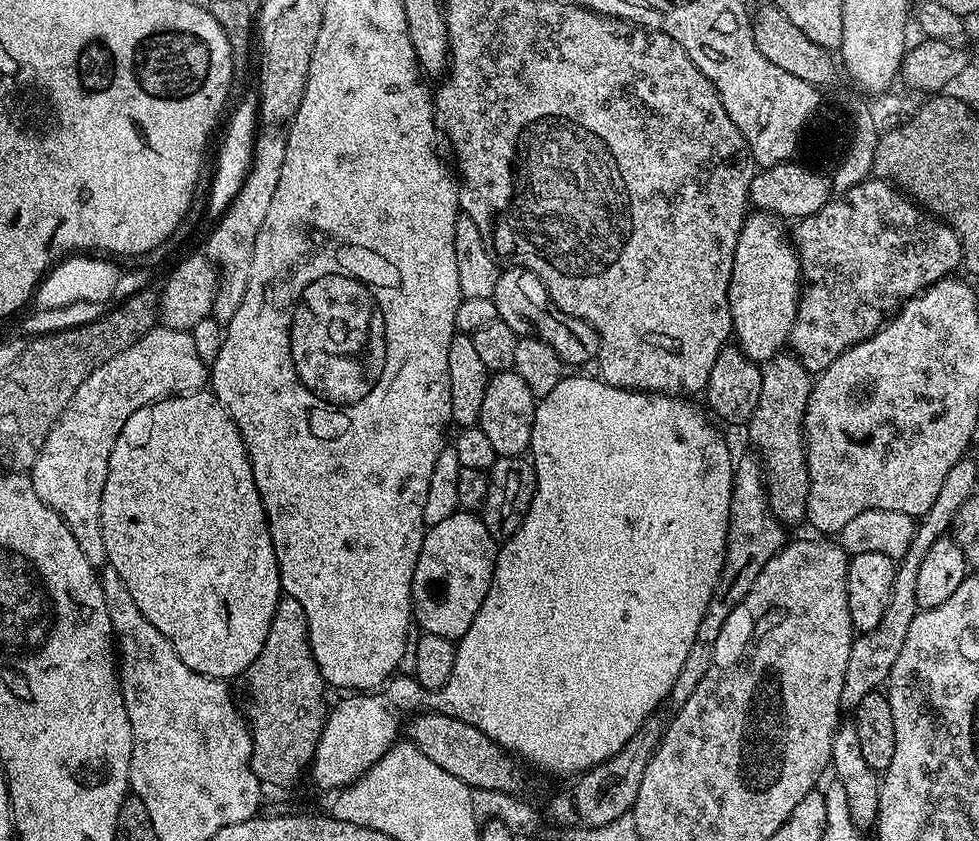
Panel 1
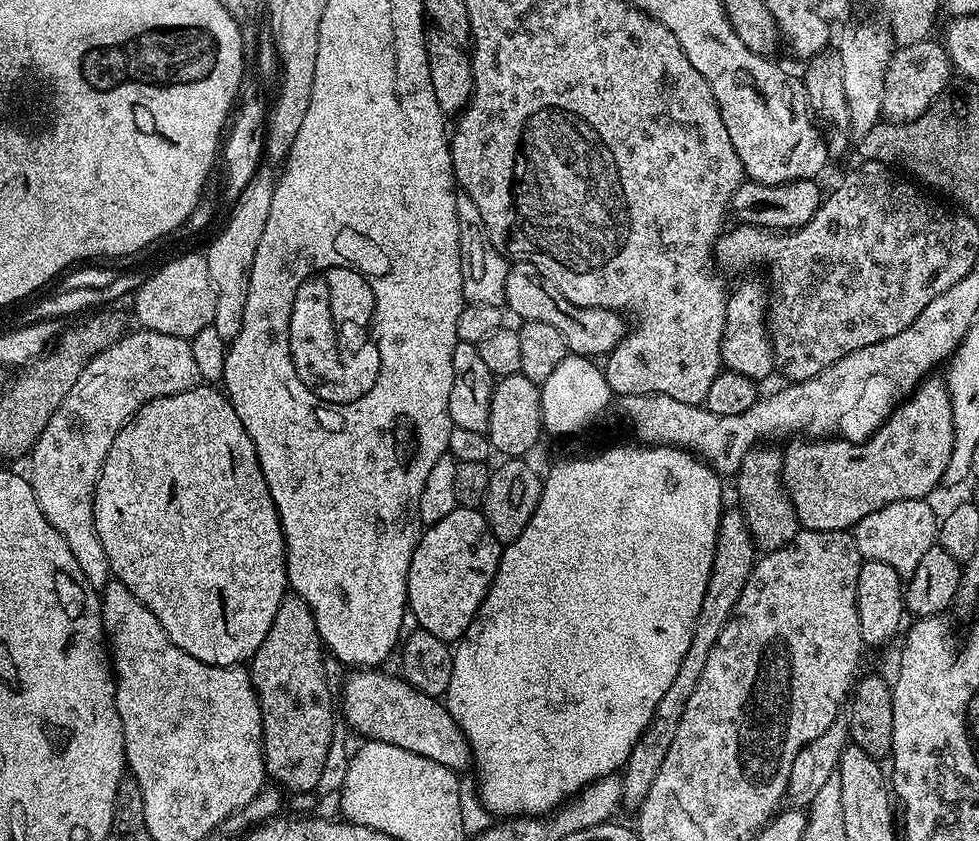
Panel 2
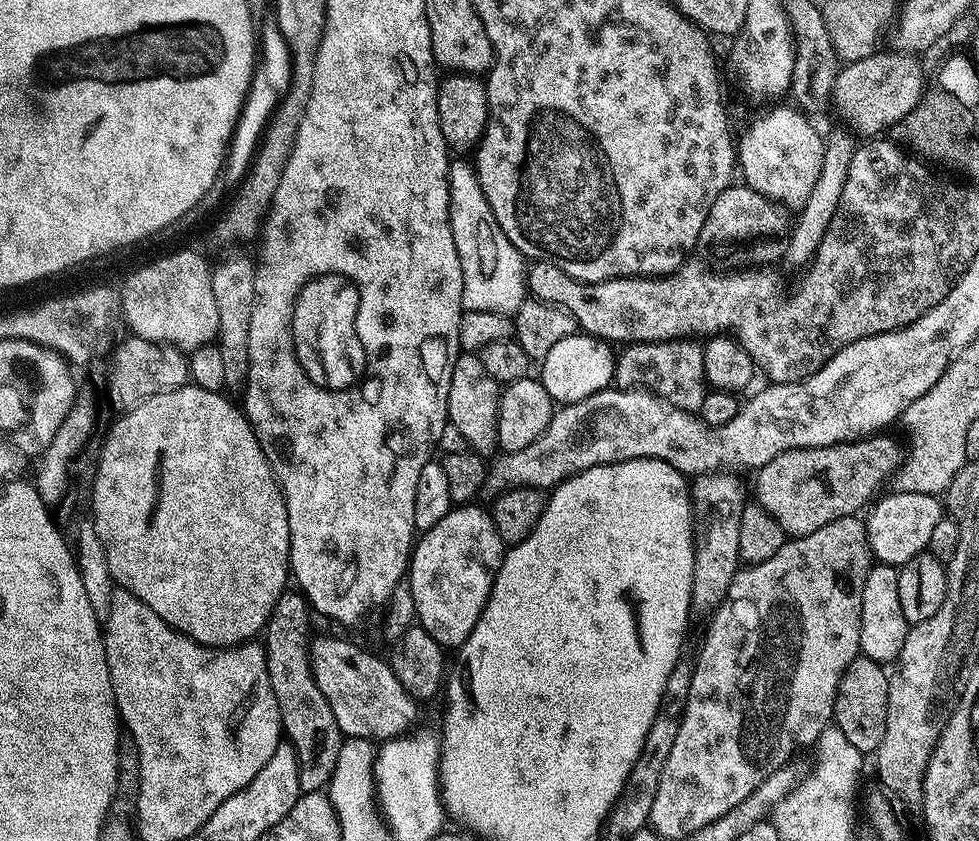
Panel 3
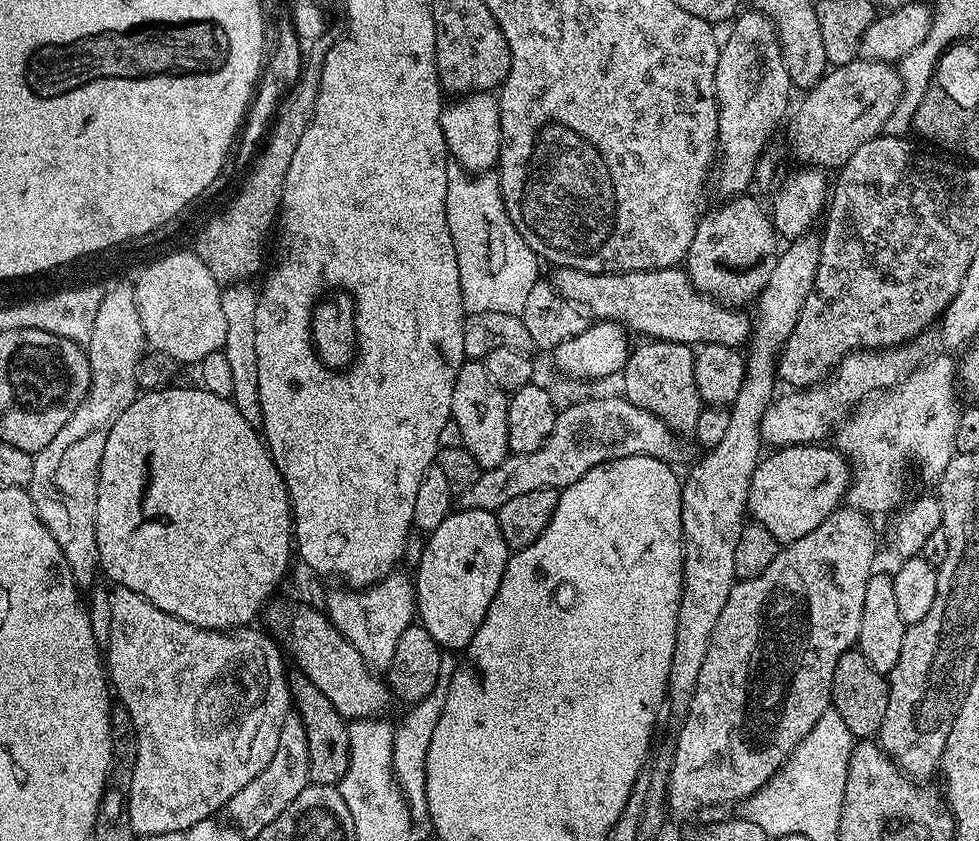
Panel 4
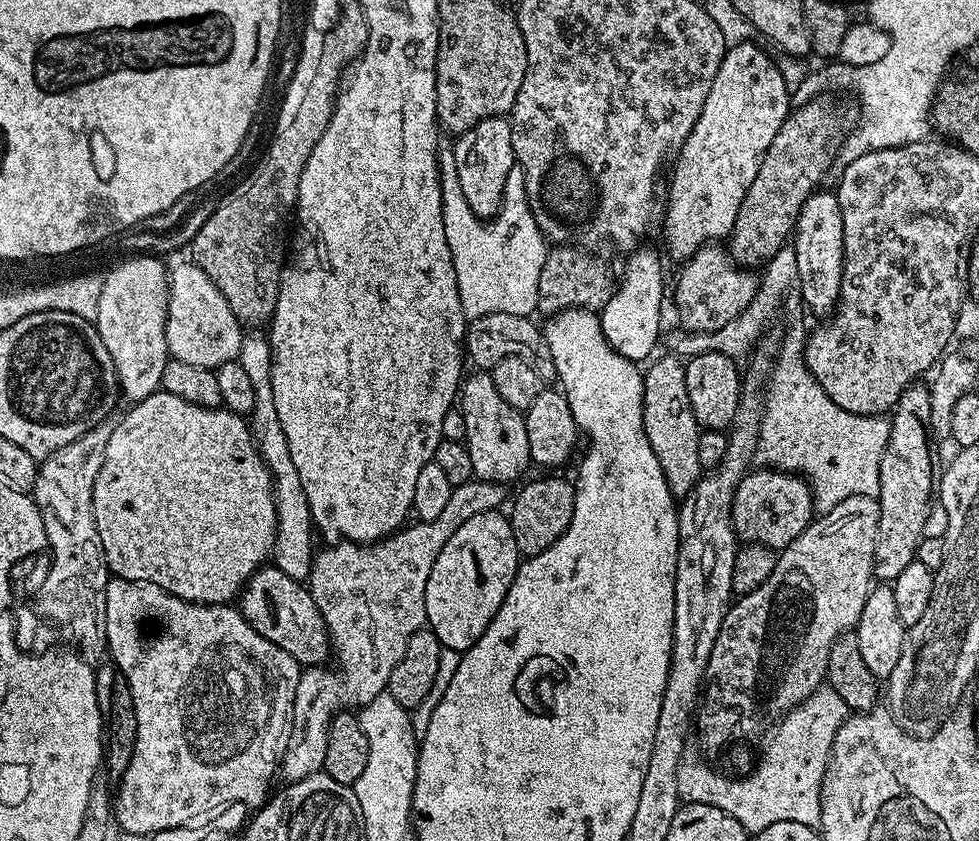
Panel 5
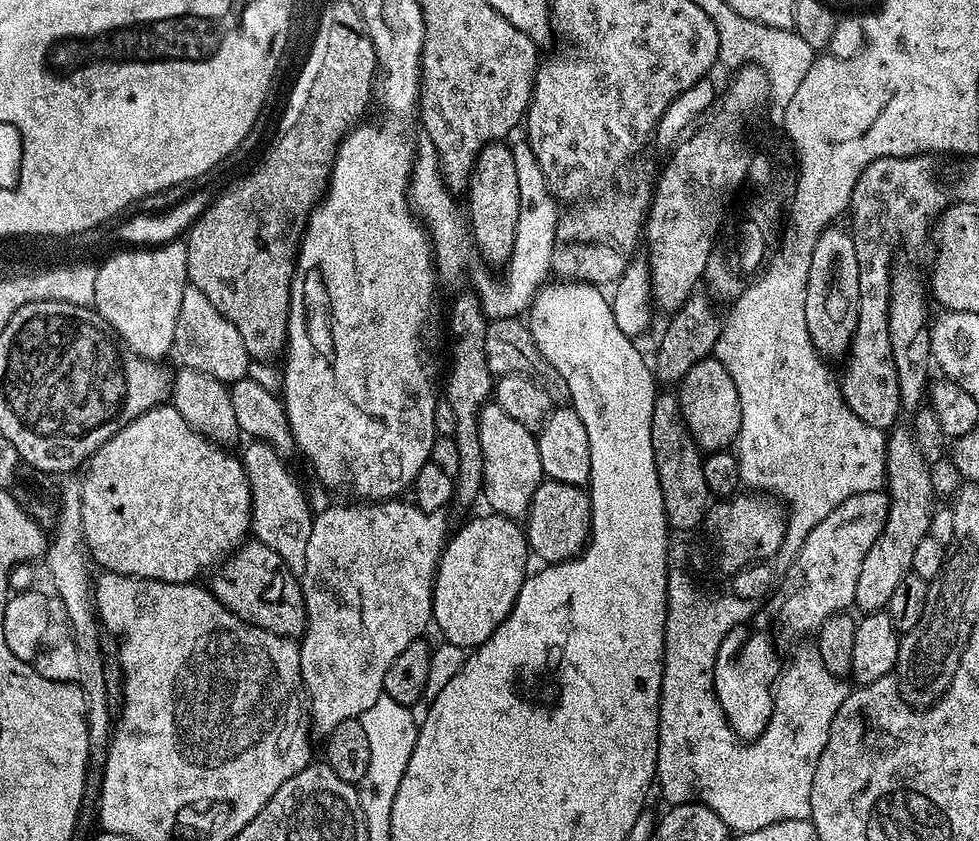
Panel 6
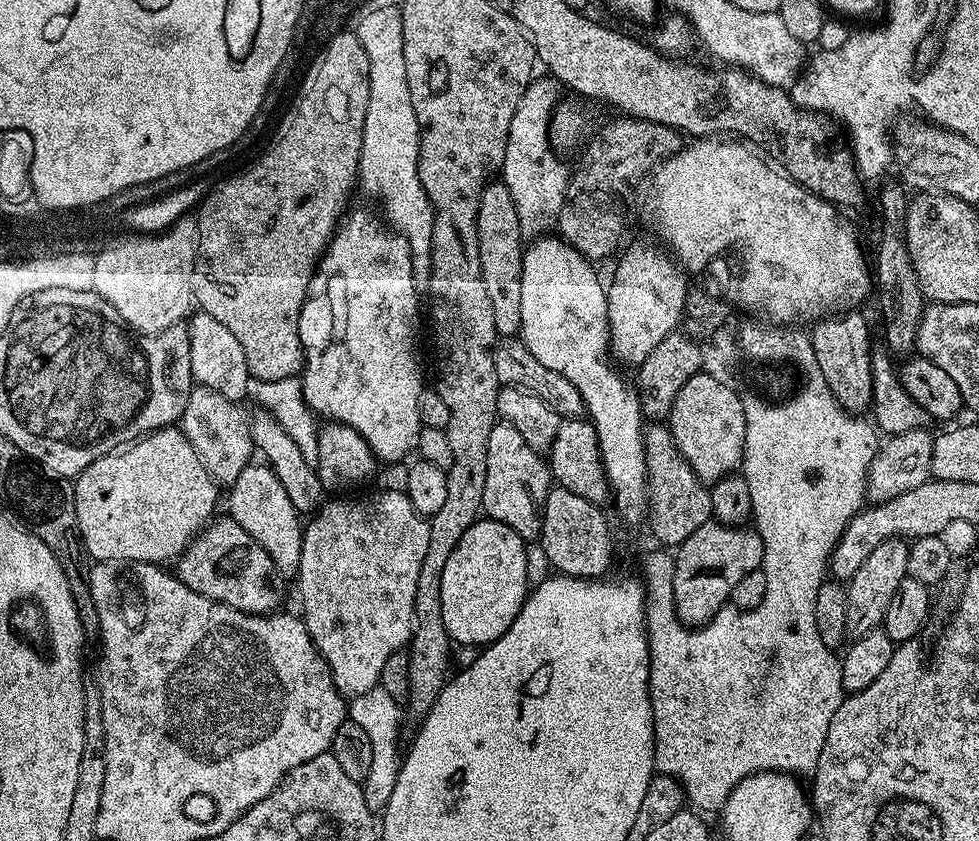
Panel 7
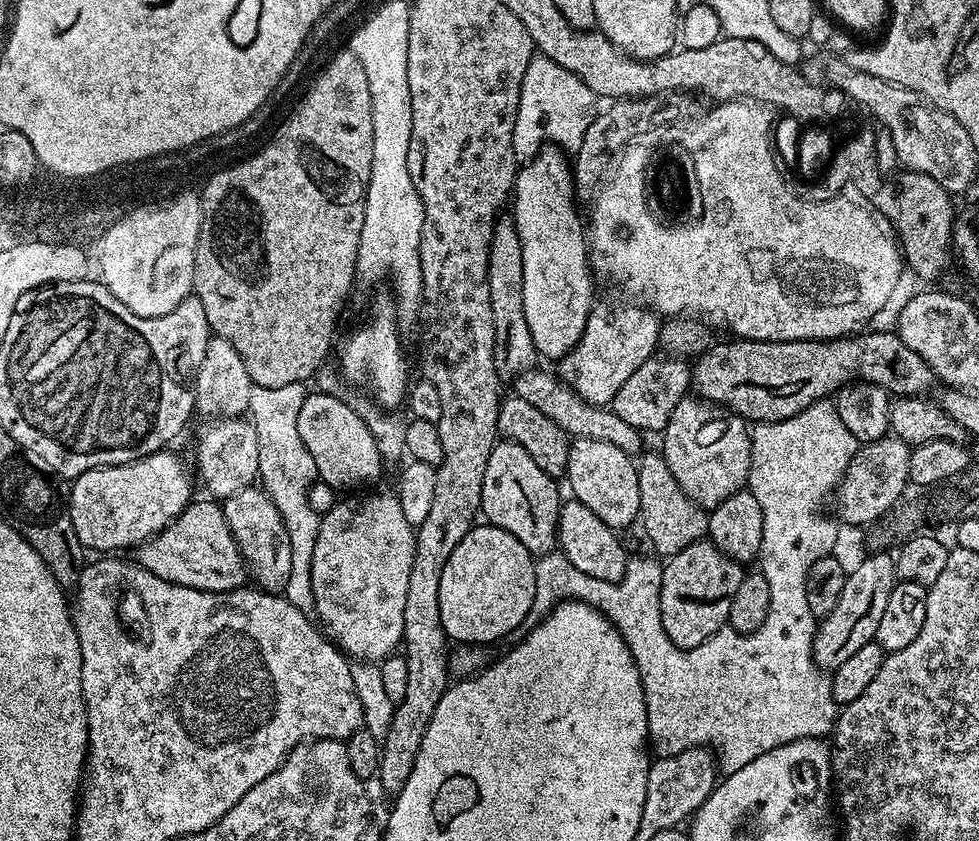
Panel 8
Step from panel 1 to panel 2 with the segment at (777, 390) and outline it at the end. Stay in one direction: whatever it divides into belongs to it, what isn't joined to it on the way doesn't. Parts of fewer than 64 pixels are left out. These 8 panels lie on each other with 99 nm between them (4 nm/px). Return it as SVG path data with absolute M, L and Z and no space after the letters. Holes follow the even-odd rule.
M757 446L748 451L734 480L736 492L740 495L738 507L743 512L752 540L761 553L773 552L786 546L802 531L792 499L784 489L783 471L784 457L779 447Z

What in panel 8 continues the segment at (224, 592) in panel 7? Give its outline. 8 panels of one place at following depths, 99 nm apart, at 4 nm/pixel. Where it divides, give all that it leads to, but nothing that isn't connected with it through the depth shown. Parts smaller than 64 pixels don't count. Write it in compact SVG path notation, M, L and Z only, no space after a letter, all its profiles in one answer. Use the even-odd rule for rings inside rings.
M193 499L182 514L158 534L145 540L134 552L135 563L166 582L207 592L232 592L245 587L248 566L226 522L223 507L215 499Z

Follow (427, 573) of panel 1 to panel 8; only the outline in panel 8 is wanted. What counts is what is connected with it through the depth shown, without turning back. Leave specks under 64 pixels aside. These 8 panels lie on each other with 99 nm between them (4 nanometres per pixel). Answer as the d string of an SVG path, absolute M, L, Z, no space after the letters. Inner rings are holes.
M487 522L477 523L458 542L446 570L442 570L442 583L438 586L438 610L442 610L442 626L449 641L460 646L492 646L495 640L508 636L524 619L532 616L534 602L534 574L536 566L532 553L498 526Z

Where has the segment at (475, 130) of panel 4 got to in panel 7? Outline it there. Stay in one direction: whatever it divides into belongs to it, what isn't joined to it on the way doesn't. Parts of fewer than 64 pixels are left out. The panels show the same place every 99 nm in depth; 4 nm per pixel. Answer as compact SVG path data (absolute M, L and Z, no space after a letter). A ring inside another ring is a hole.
M489 182L482 190L476 229L482 282L490 298L490 307L494 310L497 337L515 337L522 322L522 262L526 241L520 229L520 206L517 197L512 197L512 192L506 185Z

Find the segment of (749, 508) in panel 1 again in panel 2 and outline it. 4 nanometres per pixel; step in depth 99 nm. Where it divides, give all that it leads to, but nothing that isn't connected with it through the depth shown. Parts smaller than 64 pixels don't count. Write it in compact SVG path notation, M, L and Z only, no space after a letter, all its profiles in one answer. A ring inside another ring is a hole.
M736 506L725 507L720 513L710 582L706 582L706 594L702 594L702 610L698 610L698 618L694 622L690 650L686 650L686 658L682 658L682 666L678 666L674 682L670 682L666 694L662 694L646 730L638 738L634 750L630 750L630 758L624 763L622 798L625 809L638 810L646 794L650 794L650 786L654 786L654 778L658 778L658 770L662 770L666 750L670 750L670 742L674 742L678 722L682 722L682 710L686 710L686 702L690 702L690 694L694 694L694 686L698 686L698 678L702 678L702 670L706 670L706 658L710 658L710 650L714 642L718 642L718 634L722 634L726 622L732 617L734 606L750 578L757 559L758 549L746 526L743 512Z

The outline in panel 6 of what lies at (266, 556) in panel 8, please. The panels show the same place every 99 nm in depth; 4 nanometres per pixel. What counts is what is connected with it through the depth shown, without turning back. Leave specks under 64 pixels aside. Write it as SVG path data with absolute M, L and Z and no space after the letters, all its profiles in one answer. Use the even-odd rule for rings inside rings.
M253 439L242 451L244 469L250 482L252 495L251 535L261 544L270 546L282 562L286 562L293 576L299 578L306 570L306 546L310 543L310 530L314 508L308 505L298 481L287 468L285 457L275 452L267 440Z

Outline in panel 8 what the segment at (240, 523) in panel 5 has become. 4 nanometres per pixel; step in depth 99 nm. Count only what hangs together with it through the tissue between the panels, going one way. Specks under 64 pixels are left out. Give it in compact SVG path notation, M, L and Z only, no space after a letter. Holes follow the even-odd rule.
M172 450L155 452L129 464L111 464L86 470L86 474L75 477L71 484L72 493L67 493L66 499L70 522L74 522L74 534L78 534L78 542L85 549L92 551L93 548L96 554L120 554L123 548L135 549L176 520L194 496L192 480L183 462Z

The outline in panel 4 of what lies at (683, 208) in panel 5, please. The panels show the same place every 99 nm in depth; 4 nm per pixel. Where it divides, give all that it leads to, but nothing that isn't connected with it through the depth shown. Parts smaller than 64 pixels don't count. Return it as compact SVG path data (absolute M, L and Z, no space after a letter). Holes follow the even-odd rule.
M744 10L731 21L730 27L732 33L723 37L720 46L716 71L718 159L714 165L714 184L716 180L716 188L724 198L749 191L748 183L756 180L756 165L765 155L764 147L772 131L780 123L781 127L789 115L788 95L794 92L776 28L768 17L755 10Z

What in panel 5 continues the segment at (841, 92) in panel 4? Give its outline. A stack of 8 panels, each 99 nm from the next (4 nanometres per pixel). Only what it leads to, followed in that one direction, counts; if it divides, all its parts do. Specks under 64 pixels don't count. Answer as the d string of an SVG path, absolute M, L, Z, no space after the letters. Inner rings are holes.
M824 94L789 111L782 122L782 130L774 134L774 142L770 142L770 150L766 150L762 158L762 166L758 166L758 175L754 182L750 182L750 190L746 190L746 198L742 198L742 206L738 206L738 218L734 218L732 234L727 237L727 250L737 265L749 270L759 269L767 265L768 261L774 258L774 254L781 252L789 243L806 198L810 198L812 193L823 185L820 183L824 180L824 174L831 166L832 159L837 159L840 147L852 131L857 116L857 105L844 94Z

